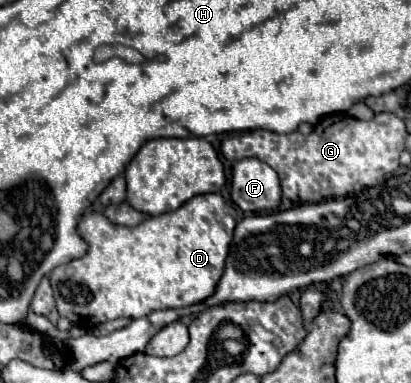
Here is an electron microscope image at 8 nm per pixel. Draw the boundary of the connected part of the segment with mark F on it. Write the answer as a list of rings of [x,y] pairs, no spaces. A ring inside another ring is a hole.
[[[259,158],[235,162],[231,198],[243,212],[271,212],[279,206],[281,186],[277,172]]]

